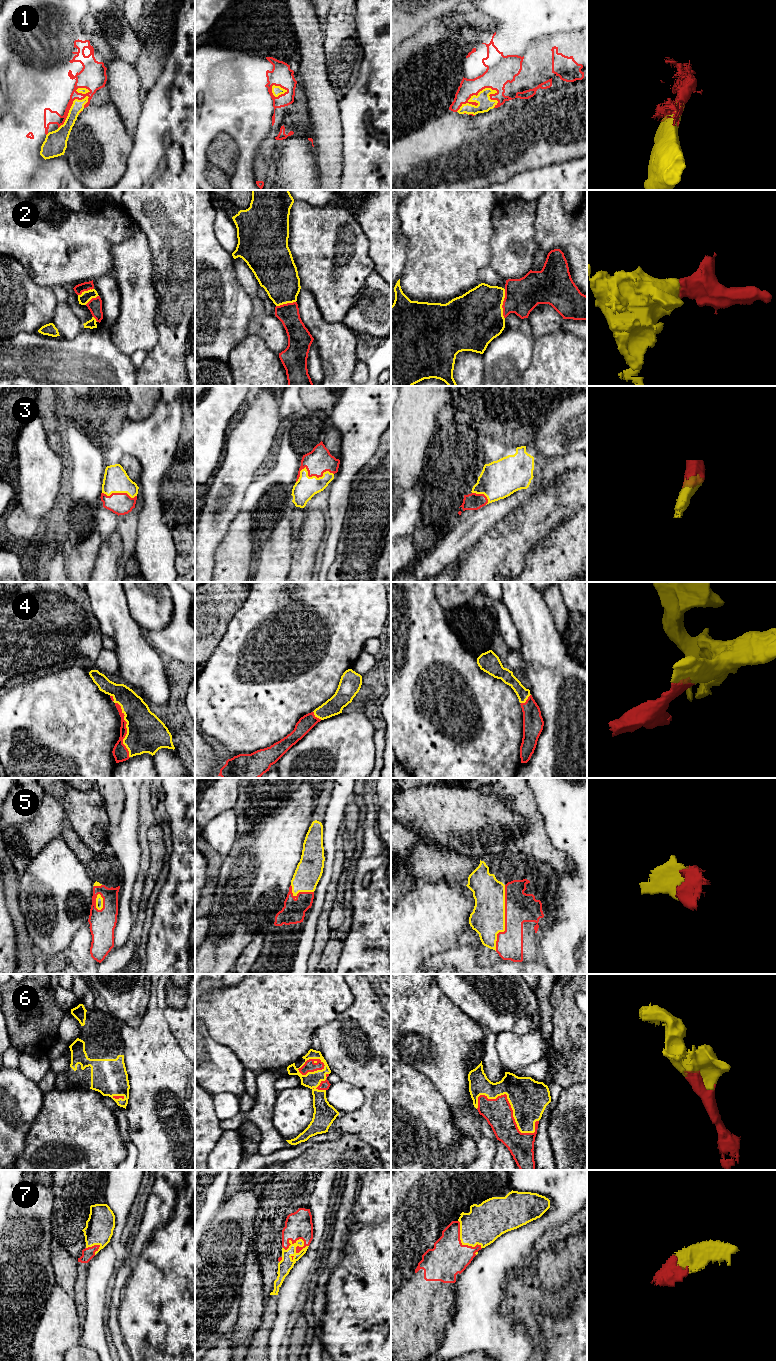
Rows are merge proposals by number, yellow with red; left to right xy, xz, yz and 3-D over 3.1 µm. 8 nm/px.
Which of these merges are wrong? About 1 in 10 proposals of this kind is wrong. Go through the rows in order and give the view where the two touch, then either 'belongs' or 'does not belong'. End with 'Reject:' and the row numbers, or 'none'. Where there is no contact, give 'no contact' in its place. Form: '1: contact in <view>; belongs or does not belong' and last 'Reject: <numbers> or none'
1: contact in yz; belongs
2: contact in yz; belongs
3: contact in xz; belongs
4: contact in xy; belongs
5: contact in yz; belongs
6: contact in yz; belongs
7: contact in xz; belongs
Reject: none

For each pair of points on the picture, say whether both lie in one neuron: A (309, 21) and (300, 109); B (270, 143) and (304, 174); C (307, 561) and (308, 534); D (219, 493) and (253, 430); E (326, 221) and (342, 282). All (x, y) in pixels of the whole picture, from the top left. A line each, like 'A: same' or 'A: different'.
A: different
B: same
C: same
D: same
E: same

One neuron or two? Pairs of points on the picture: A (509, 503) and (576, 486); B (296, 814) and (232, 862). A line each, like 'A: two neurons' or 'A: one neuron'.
A: two neurons
B: one neuron

